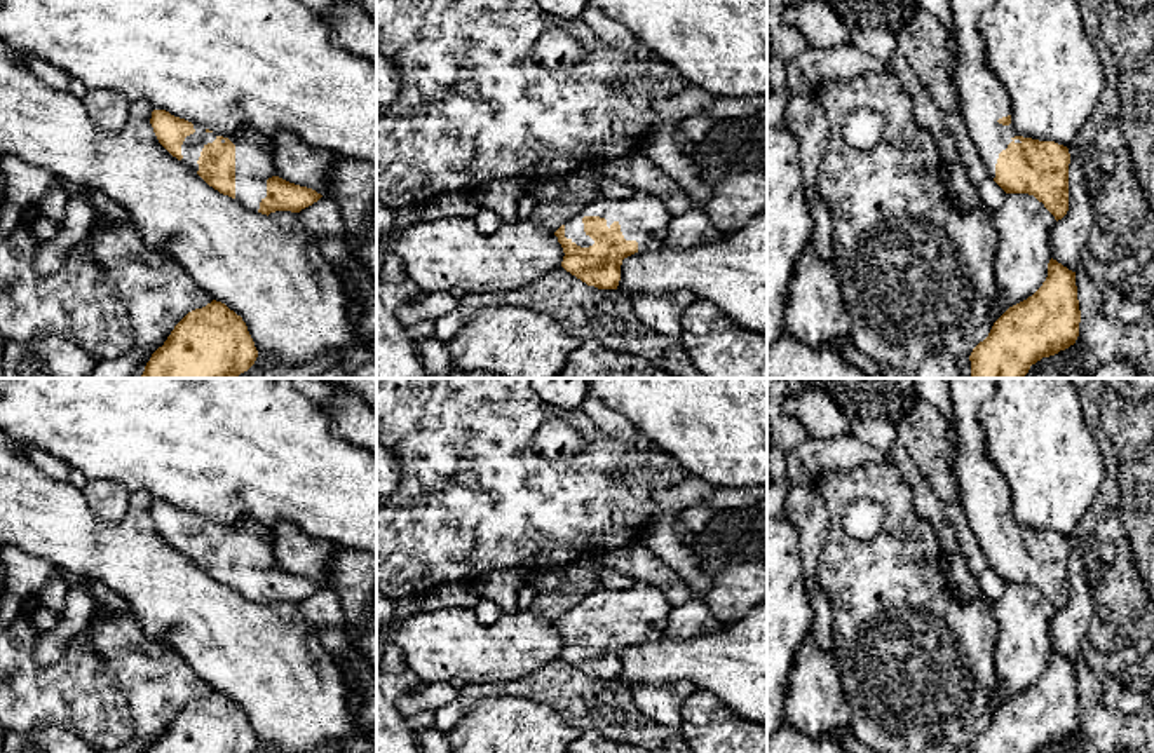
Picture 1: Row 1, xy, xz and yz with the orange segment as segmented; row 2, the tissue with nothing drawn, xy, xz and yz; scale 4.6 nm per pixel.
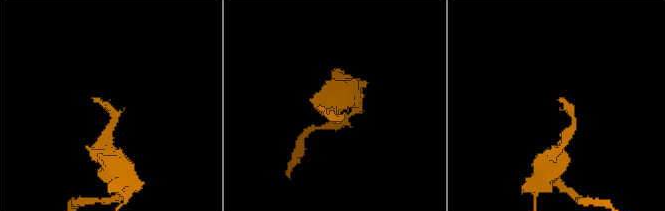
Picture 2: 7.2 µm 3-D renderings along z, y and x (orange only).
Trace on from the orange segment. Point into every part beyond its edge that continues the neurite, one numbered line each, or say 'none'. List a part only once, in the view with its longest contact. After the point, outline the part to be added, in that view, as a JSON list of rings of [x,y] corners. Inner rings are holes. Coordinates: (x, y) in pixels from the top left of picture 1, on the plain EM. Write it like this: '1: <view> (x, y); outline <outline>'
1: xz (644, 609); outline [[[636,582],[626,589],[598,587],[587,593],[565,614],[565,628],[580,638],[589,638],[594,631],[584,622],[584,607],[600,607],[607,617],[614,612],[621,615],[626,631],[638,633],[638,643],[661,638],[668,626],[671,601],[647,582]]]

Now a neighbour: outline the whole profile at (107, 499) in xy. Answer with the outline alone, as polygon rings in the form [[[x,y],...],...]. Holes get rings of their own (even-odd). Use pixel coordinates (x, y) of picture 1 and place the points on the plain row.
[[[89,479],[82,497],[94,516],[112,523],[126,516],[131,493],[110,479]]]

